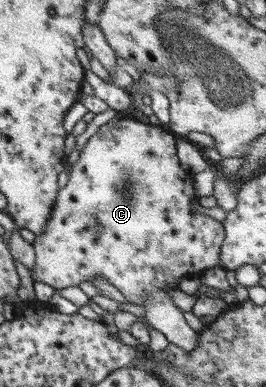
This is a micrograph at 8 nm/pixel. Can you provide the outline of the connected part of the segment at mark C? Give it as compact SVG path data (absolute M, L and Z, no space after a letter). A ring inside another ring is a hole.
M115 117L107 124L101 126L97 133L82 148L80 159L73 165L66 186L59 189L55 204L53 205L49 220L43 232L35 237L33 244L33 248L35 249L35 267L30 272L34 282L42 281L42 283L53 287L54 290L78 286L82 281L91 281L95 275L101 275L110 285L113 285L118 291L121 291L128 302L145 307L146 313L142 321L146 321L148 325L163 333L169 343L174 343L174 345L182 347L184 351L192 352L199 344L199 332L196 332L192 327L188 326L188 323L184 320L183 311L174 304L172 298L166 294L166 291L174 288L177 289L180 280L184 276L198 276L206 269L221 265L220 252L225 238L225 229L223 222L218 222L216 219L203 214L202 211L196 212L192 208L192 204L194 204L194 199L196 198L194 194L194 176L184 171L181 167L178 156L176 156L176 140L171 131L165 130L165 128L158 128L150 123L144 124L137 120L119 119Z

